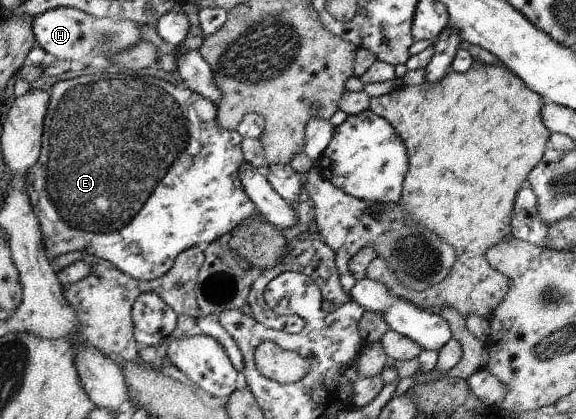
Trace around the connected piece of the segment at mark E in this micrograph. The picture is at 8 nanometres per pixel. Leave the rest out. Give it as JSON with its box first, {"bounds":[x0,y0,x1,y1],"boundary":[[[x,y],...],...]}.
{"bounds":[27,73,258,281],"boundary":[[[102,73],[78,76],[69,80],[59,80],[51,88],[50,91],[51,99],[49,102],[49,109],[47,110],[45,116],[44,128],[42,131],[42,148],[41,153],[38,157],[37,163],[29,169],[27,173],[27,195],[29,195],[29,201],[31,201],[31,207],[33,207],[33,213],[37,216],[37,221],[39,221],[39,227],[41,227],[43,245],[48,247],[47,253],[51,261],[56,260],[59,255],[67,255],[71,252],[85,252],[95,257],[107,260],[115,267],[120,268],[127,275],[134,276],[136,280],[147,280],[151,281],[161,277],[166,271],[169,271],[171,267],[174,266],[175,258],[178,257],[182,251],[189,249],[190,247],[197,246],[198,243],[212,243],[219,240],[220,237],[229,237],[229,234],[235,227],[239,227],[241,223],[247,221],[247,219],[252,219],[258,216],[255,204],[249,199],[249,196],[245,193],[243,189],[243,184],[239,179],[239,167],[243,165],[246,161],[244,160],[244,153],[242,152],[241,141],[243,138],[239,135],[237,130],[227,130],[219,128],[216,122],[216,116],[218,111],[218,105],[215,105],[213,101],[201,97],[199,93],[191,91],[191,89],[186,86],[173,85],[163,79],[157,79],[153,76],[131,76],[123,75],[123,77],[113,77],[113,75],[103,75]]]}

